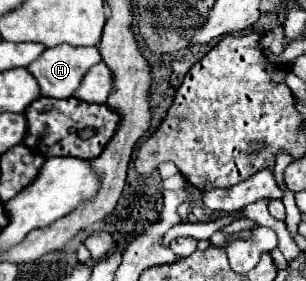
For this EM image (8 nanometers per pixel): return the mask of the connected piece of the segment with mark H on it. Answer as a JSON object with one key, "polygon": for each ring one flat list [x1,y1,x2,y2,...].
{"polygon":[[69,44,47,48,41,58,33,60,27,70,37,80,41,96,71,98,83,74,101,62,97,46,75,48]]}

